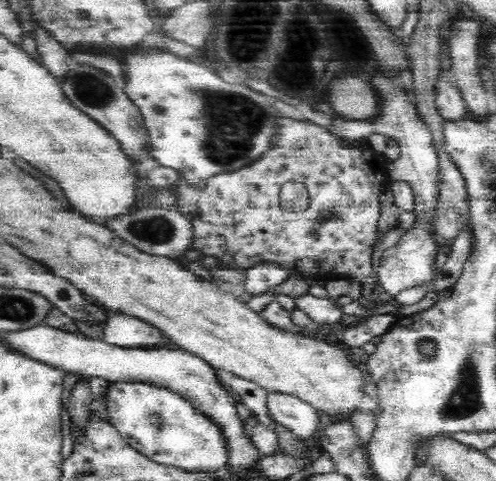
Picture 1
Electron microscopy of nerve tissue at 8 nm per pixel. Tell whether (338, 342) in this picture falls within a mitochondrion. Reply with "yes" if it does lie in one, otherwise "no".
no

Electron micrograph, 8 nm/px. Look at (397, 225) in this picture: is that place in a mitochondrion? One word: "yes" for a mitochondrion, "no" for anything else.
no

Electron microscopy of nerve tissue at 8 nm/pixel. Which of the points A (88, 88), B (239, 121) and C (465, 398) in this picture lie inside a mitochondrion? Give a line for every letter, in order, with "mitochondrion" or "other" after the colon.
A: mitochondrion
B: mitochondrion
C: mitochondrion

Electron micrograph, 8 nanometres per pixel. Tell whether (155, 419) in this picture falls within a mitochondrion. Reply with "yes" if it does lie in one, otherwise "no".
yes

